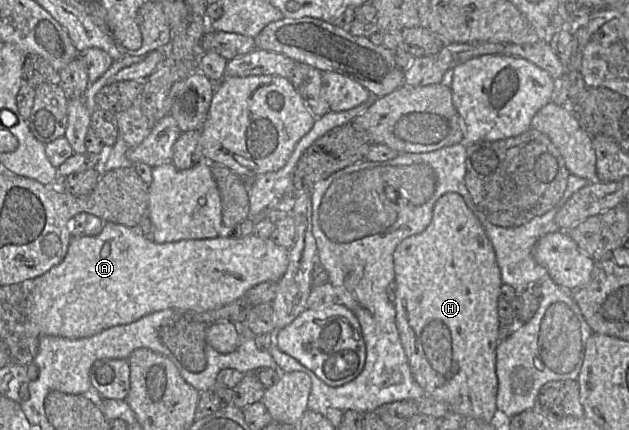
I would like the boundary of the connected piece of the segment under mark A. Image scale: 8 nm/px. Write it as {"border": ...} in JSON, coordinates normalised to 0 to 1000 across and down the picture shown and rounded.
{"border":[[[165,516],[162,537],[151,549],[129,547],[114,551],[107,588],[97,612],[83,621],[72,637],[46,649],[33,658],[41,705],[41,733],[48,753],[62,770],[62,781],[92,781],[111,788],[126,788],[153,779],[176,760],[200,756],[215,749],[231,733],[273,719],[285,726],[328,726],[386,693],[391,679],[409,660],[421,653],[442,653],[456,628],[459,609],[459,581],[437,567],[429,553],[413,553],[404,544],[386,553],[372,553],[361,542],[353,542],[343,553],[286,558],[253,567],[243,560],[238,547],[226,544],[218,530],[205,530],[196,523]]]}

